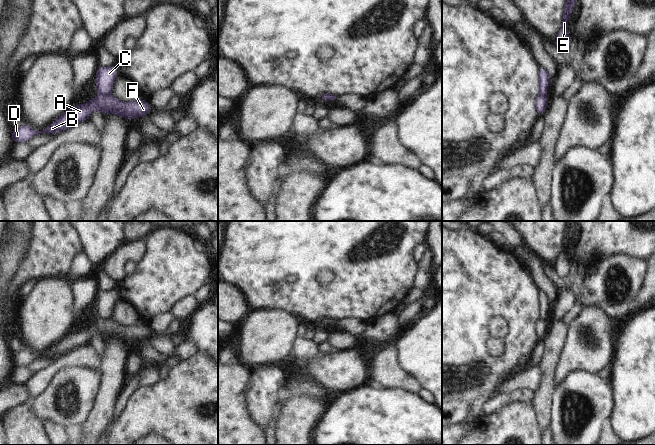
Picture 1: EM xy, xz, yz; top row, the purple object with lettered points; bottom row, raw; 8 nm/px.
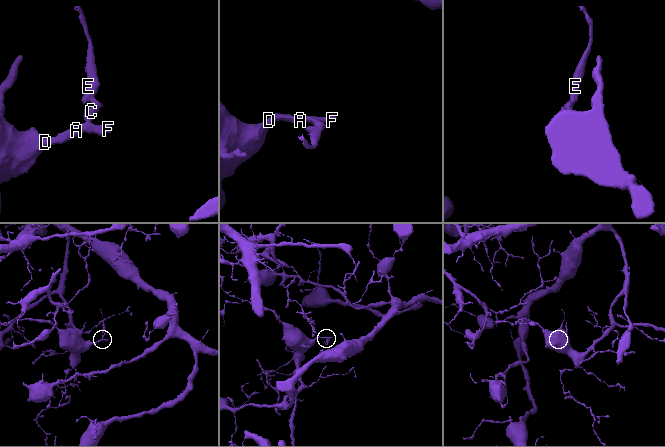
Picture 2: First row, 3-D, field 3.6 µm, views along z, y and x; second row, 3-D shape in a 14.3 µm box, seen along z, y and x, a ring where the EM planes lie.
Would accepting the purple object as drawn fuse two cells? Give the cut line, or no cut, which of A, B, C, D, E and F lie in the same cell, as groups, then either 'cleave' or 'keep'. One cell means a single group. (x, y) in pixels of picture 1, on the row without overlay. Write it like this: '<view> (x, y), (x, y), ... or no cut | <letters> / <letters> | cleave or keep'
xy (100, 317), (109, 318) | A B D F / C E | cleave

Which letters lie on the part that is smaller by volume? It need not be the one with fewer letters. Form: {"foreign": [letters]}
{"foreign": ["C", "E"]}

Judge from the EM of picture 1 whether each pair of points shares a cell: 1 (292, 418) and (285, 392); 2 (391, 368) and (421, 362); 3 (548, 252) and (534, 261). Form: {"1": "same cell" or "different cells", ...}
{"1": "different cells", "2": "different cells", "3": "different cells"}

